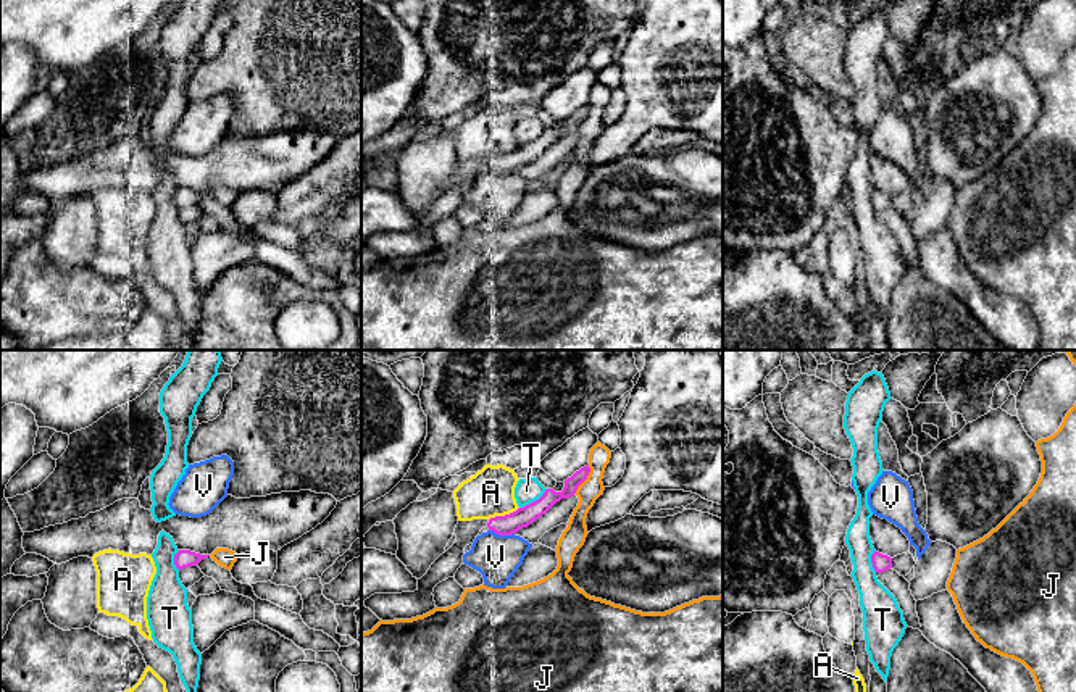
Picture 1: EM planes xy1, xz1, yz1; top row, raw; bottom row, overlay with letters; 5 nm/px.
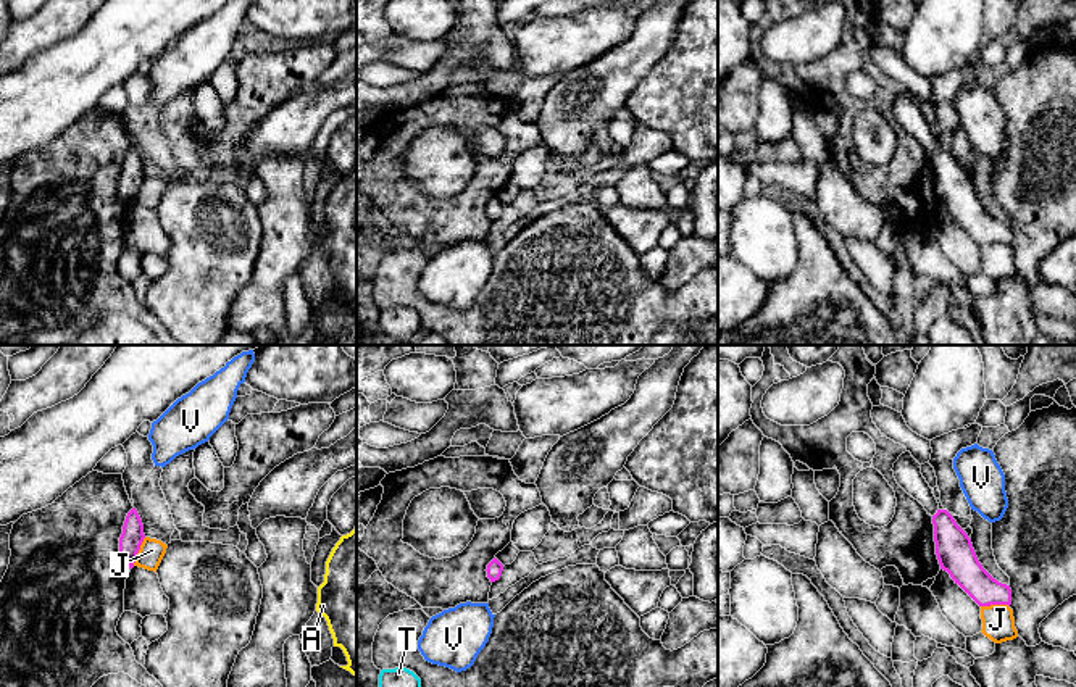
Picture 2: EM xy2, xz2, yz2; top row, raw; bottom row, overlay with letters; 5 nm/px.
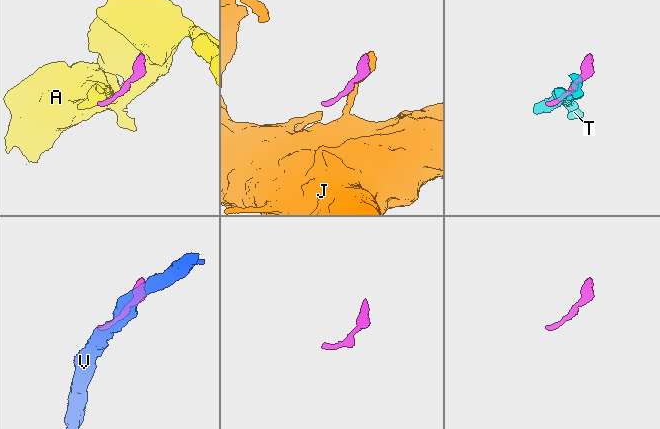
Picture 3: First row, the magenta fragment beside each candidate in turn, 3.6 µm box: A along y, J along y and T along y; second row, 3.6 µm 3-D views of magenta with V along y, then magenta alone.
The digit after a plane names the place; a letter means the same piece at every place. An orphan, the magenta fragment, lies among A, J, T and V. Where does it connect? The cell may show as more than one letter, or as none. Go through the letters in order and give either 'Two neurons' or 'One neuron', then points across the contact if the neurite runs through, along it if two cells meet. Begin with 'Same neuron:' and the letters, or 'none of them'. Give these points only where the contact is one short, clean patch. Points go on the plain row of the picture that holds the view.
Same neuron: none of them
A: Two neurons
J: Two neurons
T: Two neurons. Boundary: xz1 (547, 128), (520, 147)
V: Two neurons

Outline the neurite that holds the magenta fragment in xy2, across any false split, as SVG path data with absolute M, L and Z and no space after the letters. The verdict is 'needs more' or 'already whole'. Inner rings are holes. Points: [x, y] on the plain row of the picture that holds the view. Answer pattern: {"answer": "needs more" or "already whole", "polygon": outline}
{"answer": "already whole", "polygon": "M132 147L124 160L119 176L119 197L132 208L140 184L145 177L144 163L136 147Z"}

